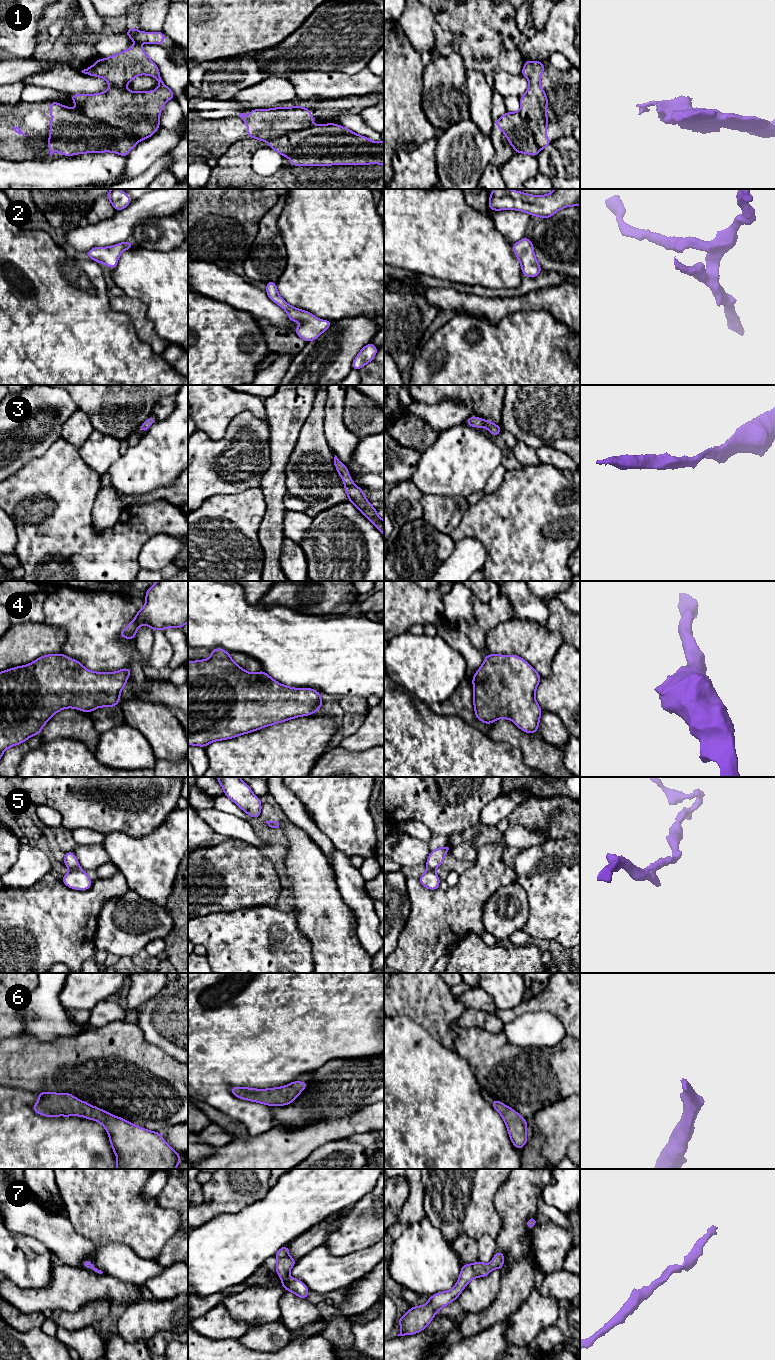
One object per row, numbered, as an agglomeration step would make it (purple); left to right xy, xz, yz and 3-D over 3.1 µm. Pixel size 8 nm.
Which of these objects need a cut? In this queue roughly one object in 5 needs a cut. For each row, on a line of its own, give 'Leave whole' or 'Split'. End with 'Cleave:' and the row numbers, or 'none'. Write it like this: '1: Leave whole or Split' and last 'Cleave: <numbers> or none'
1: Split
2: Leave whole
3: Leave whole
4: Leave whole
5: Leave whole
6: Leave whole
7: Leave whole
Cleave: 1

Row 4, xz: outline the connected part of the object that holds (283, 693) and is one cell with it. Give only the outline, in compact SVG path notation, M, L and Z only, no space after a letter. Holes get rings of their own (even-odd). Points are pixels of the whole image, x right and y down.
M222 648L210 651L209 659L188 661L188 745L206 747L214 741L243 734L294 719L309 716L321 709L321 693L311 688L292 688L275 681L264 671L250 673L238 666Z

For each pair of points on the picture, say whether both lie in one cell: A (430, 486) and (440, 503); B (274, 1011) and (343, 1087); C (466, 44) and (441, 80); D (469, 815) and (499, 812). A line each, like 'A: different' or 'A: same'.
A: different
B: different
C: different
D: different

